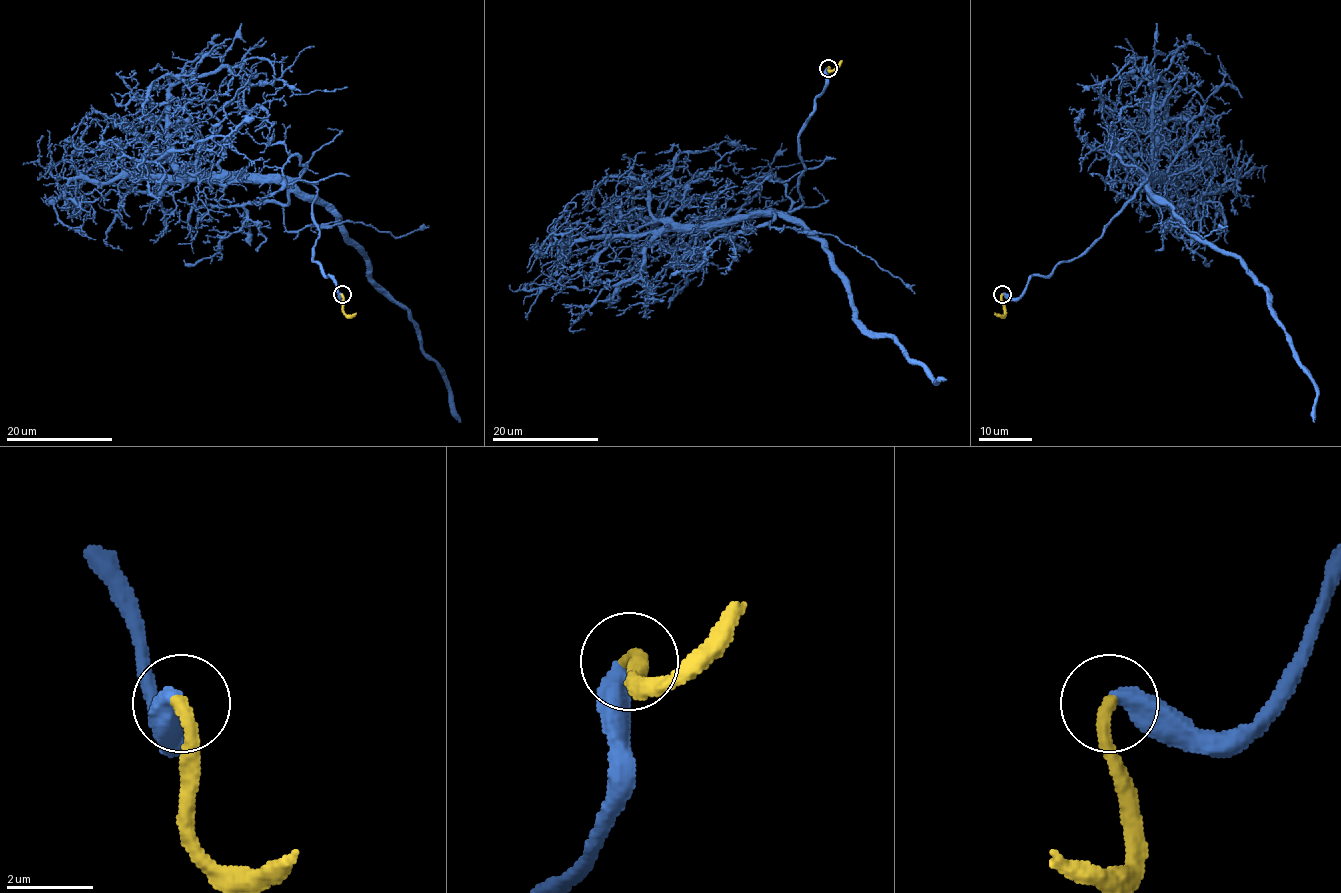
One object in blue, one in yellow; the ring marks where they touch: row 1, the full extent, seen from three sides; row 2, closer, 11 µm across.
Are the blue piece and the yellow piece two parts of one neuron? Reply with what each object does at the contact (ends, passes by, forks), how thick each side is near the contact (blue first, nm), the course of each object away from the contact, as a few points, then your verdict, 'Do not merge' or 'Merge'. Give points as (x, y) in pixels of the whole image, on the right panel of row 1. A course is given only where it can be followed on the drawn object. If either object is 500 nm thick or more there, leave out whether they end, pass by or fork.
At the ring blue ends. At the ring yellow ends. Thickness 480 nm (blue) against 340 nm. Course of blue: (1003, 294), (1017, 298), (1032, 275), (1080, 257), (1160, 176), (1165, 82), (1133, 57), (1100, 94), (1092, 86). Course of yellow: (1001, 294), (1004, 314), (995, 313). Merge

